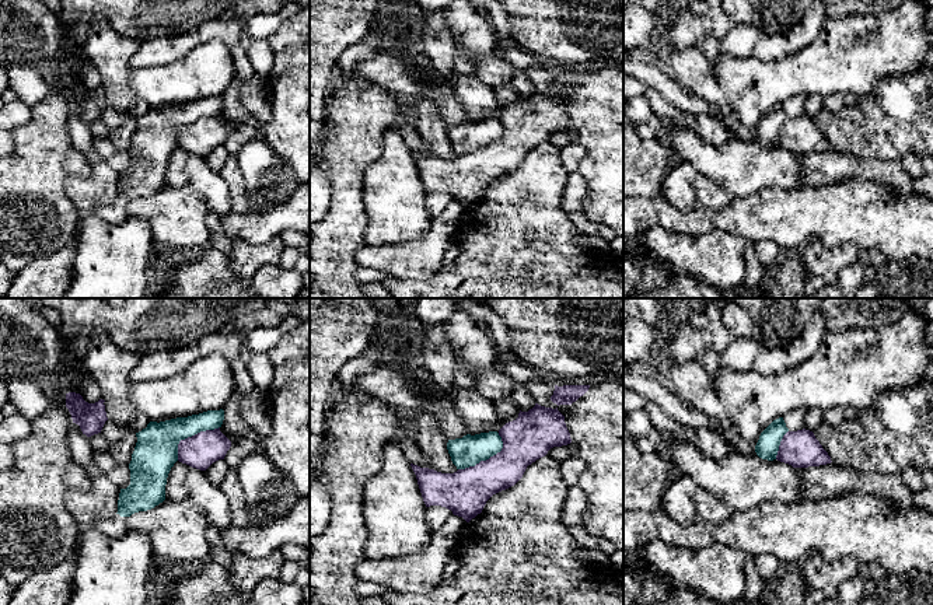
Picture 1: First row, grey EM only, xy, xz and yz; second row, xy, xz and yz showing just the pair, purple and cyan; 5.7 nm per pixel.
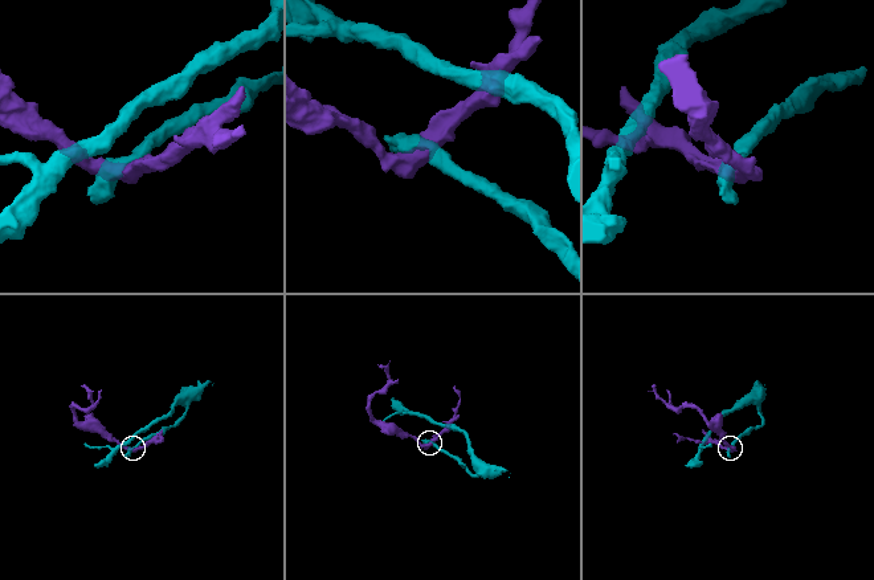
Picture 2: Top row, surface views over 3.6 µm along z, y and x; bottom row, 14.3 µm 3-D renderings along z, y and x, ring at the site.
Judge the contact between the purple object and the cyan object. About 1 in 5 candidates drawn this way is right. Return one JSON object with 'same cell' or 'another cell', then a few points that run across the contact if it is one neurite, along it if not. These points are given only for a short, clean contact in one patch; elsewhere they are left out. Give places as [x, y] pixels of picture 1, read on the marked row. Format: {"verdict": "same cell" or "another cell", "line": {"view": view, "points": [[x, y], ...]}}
{"verdict": "another cell"}

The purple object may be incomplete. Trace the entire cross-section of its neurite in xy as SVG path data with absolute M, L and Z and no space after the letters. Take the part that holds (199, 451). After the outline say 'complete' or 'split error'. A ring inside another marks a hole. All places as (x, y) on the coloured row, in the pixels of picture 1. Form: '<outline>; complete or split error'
M219 429L200 431L181 440L178 461L192 468L206 471L213 462L224 459L231 441Z; complete

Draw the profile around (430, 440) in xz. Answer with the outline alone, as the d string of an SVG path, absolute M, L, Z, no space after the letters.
M424 406L415 413L417 423L417 447L424 457L429 457L433 469L441 473L454 473L457 466L452 464L447 450L448 438L440 431L431 406Z

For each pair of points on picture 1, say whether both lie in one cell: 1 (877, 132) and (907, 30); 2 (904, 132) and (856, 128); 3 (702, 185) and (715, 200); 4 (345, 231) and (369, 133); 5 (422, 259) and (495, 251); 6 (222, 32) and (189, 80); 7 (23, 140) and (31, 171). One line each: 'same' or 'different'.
1: different
2: same
3: same
4: same
5: different
6: different
7: same

